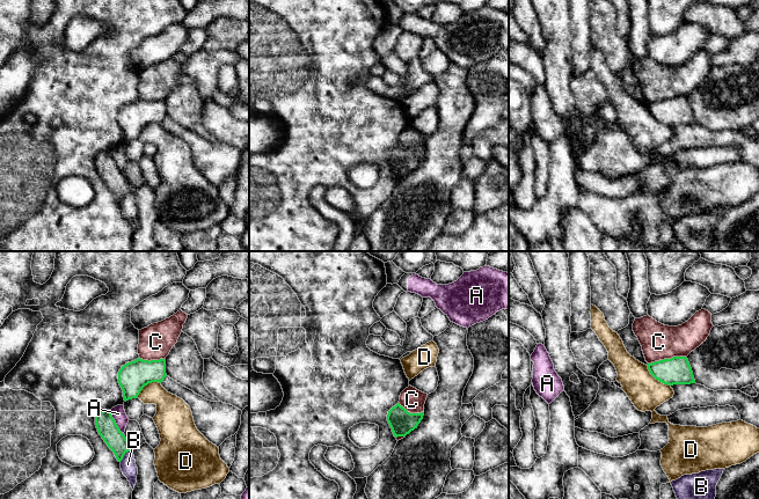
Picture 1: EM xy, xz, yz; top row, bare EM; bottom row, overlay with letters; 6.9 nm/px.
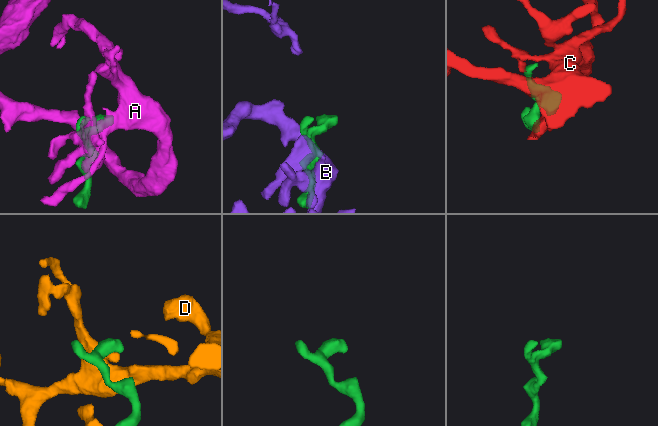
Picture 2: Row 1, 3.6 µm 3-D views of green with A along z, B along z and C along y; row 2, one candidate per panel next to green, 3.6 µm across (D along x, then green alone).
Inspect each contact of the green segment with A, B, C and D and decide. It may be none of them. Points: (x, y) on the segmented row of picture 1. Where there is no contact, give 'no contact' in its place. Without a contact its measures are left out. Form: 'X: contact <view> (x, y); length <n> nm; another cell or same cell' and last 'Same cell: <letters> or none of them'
A: contact xy (115, 423); length 200 nm; another cell
B: contact xy (124, 454); length 130 nm; another cell
C: contact yz (666, 359); length 280 nm; another cell
D: contact yz (656, 379); length 220 nm; another cell
Same cell: none of them

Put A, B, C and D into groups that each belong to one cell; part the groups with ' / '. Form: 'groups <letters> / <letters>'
groups A / B / C / D

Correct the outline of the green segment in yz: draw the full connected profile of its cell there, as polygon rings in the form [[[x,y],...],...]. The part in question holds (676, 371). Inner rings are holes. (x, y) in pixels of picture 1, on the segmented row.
[[[673,357],[648,364],[650,374],[669,386],[695,383],[692,368],[686,357]]]

